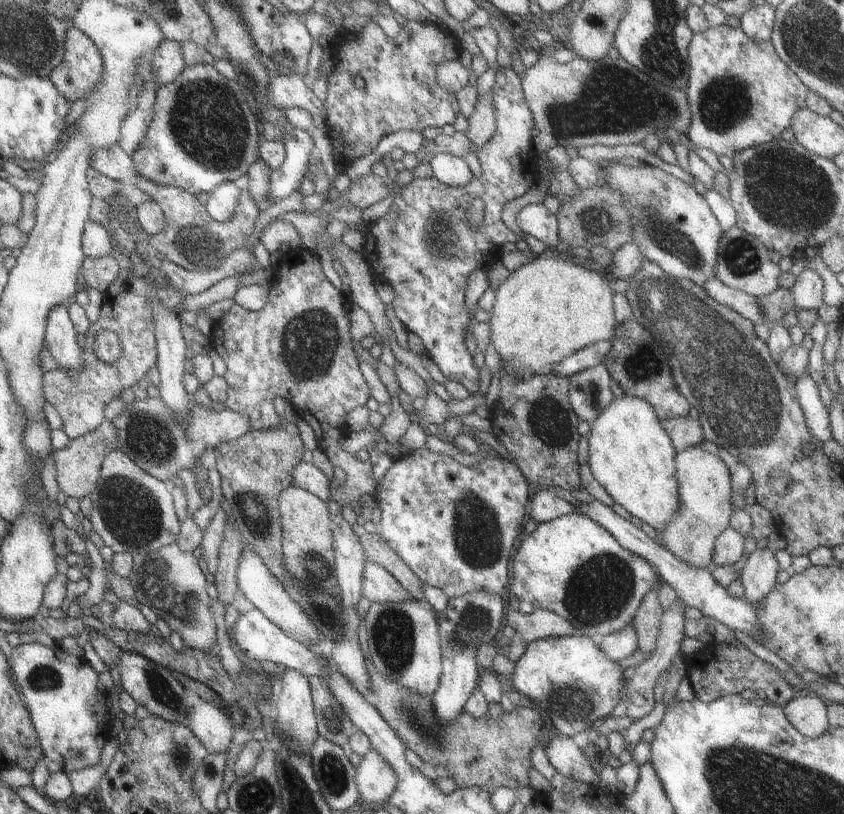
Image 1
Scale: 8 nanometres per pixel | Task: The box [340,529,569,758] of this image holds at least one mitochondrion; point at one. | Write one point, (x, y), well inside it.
(393, 633)

